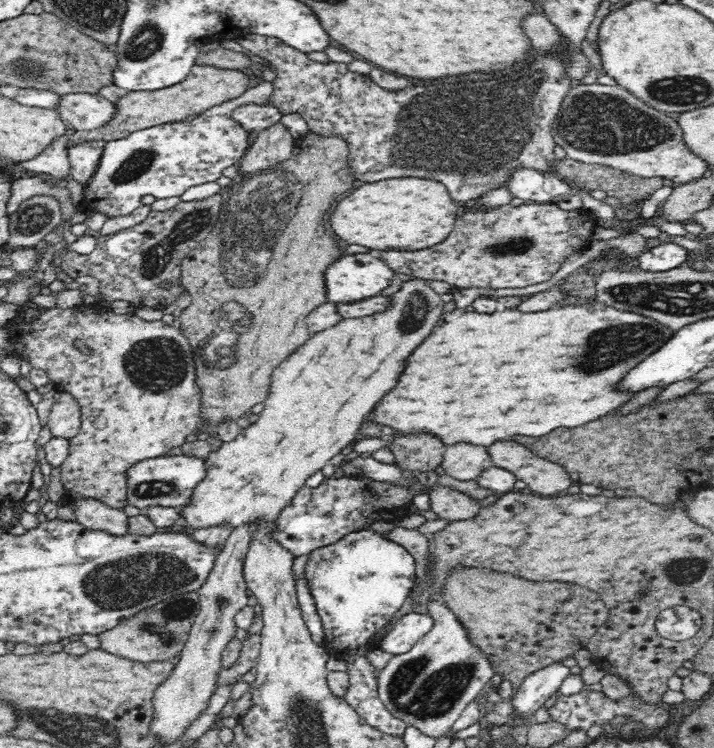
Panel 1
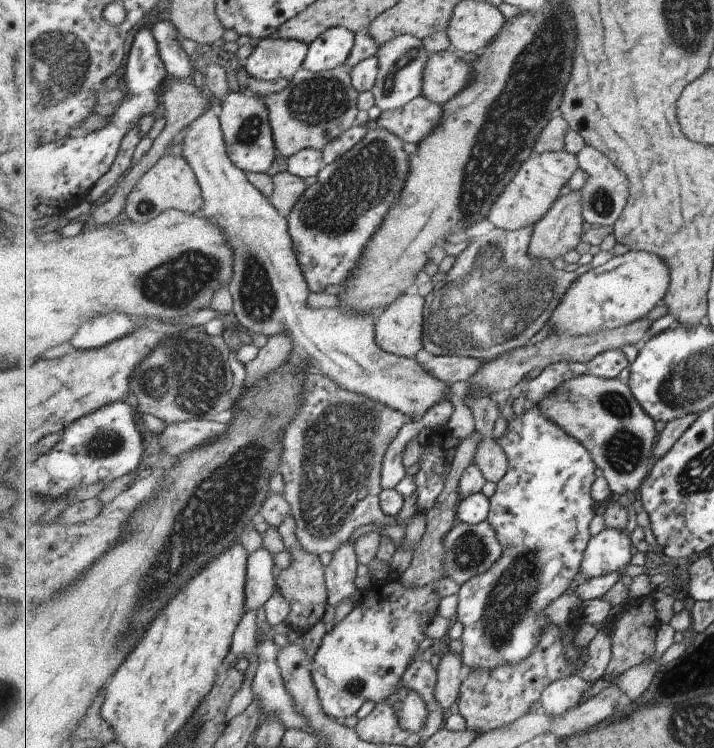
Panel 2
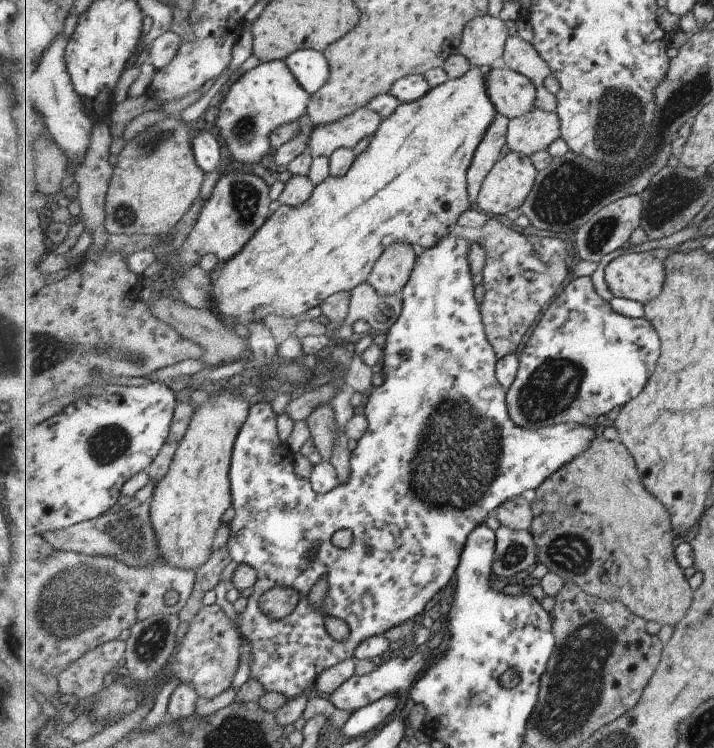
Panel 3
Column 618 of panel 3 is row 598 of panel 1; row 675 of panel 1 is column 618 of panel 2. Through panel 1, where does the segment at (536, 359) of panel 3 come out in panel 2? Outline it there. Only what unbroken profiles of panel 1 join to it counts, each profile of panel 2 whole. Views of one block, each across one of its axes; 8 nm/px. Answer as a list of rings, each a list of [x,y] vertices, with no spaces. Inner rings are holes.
[[[613,349],[599,354],[591,362],[559,362],[545,367],[540,375],[528,382],[525,409],[522,416],[515,416],[507,423],[505,434],[497,439],[505,448],[509,470],[497,483],[495,493],[490,497],[490,512],[487,518],[495,528],[503,546],[501,558],[487,572],[477,574],[460,587],[459,610],[456,620],[463,627],[463,648],[460,650],[464,664],[470,670],[493,670],[511,662],[525,662],[537,648],[543,630],[551,624],[545,616],[545,608],[555,602],[561,594],[571,591],[571,584],[580,574],[585,551],[591,542],[589,524],[597,514],[598,502],[593,500],[591,486],[595,482],[597,465],[593,455],[580,440],[570,437],[564,428],[555,424],[541,412],[543,398],[549,398],[565,382],[579,376],[593,375],[603,379],[616,379],[631,363],[622,349]]]

